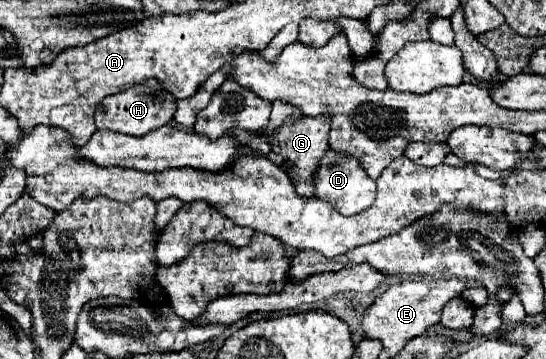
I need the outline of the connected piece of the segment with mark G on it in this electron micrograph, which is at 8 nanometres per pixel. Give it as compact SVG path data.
M304 117L300 123L286 123L280 127L280 135L276 135L276 143L272 145L272 151L278 153L286 163L290 163L290 169L286 171L296 195L302 195L306 199L316 195L314 189L314 177L320 167L320 159L324 157L324 151L328 151L328 131L330 131L330 121L328 117Z

